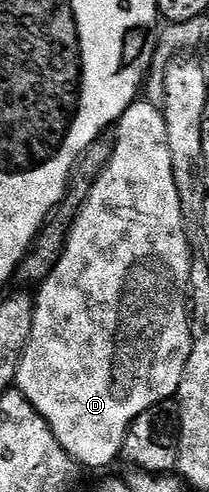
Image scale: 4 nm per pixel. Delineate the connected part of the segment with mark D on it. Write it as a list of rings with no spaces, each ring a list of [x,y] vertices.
[[[135,101],[134,104],[122,114],[121,119],[116,124],[116,132],[113,136],[114,152],[108,161],[108,165],[104,169],[104,173],[100,173],[100,177],[96,181],[96,185],[92,185],[92,193],[88,193],[88,201],[84,201],[84,205],[80,209],[80,213],[74,218],[74,224],[70,230],[70,237],[66,242],[64,253],[60,257],[60,261],[56,261],[56,269],[52,269],[52,273],[48,273],[48,277],[43,281],[36,291],[34,301],[34,321],[32,323],[32,337],[28,341],[28,345],[22,354],[20,361],[20,369],[16,380],[17,390],[21,391],[23,397],[38,410],[40,417],[44,417],[44,421],[48,421],[48,425],[52,429],[52,433],[56,437],[56,441],[60,441],[62,448],[75,459],[83,468],[86,467],[106,467],[118,454],[123,454],[126,446],[126,434],[130,426],[136,421],[136,417],[140,417],[140,413],[145,411],[154,411],[157,403],[162,403],[165,399],[173,400],[178,394],[178,386],[180,385],[180,377],[184,377],[184,369],[188,365],[188,353],[190,352],[190,324],[192,322],[192,307],[188,302],[188,292],[190,289],[190,261],[192,258],[192,248],[190,246],[190,238],[186,236],[186,226],[184,225],[184,217],[180,209],[180,197],[176,193],[176,177],[172,177],[172,153],[168,149],[168,129],[166,122],[162,116],[161,110],[155,104],[149,101]]]

